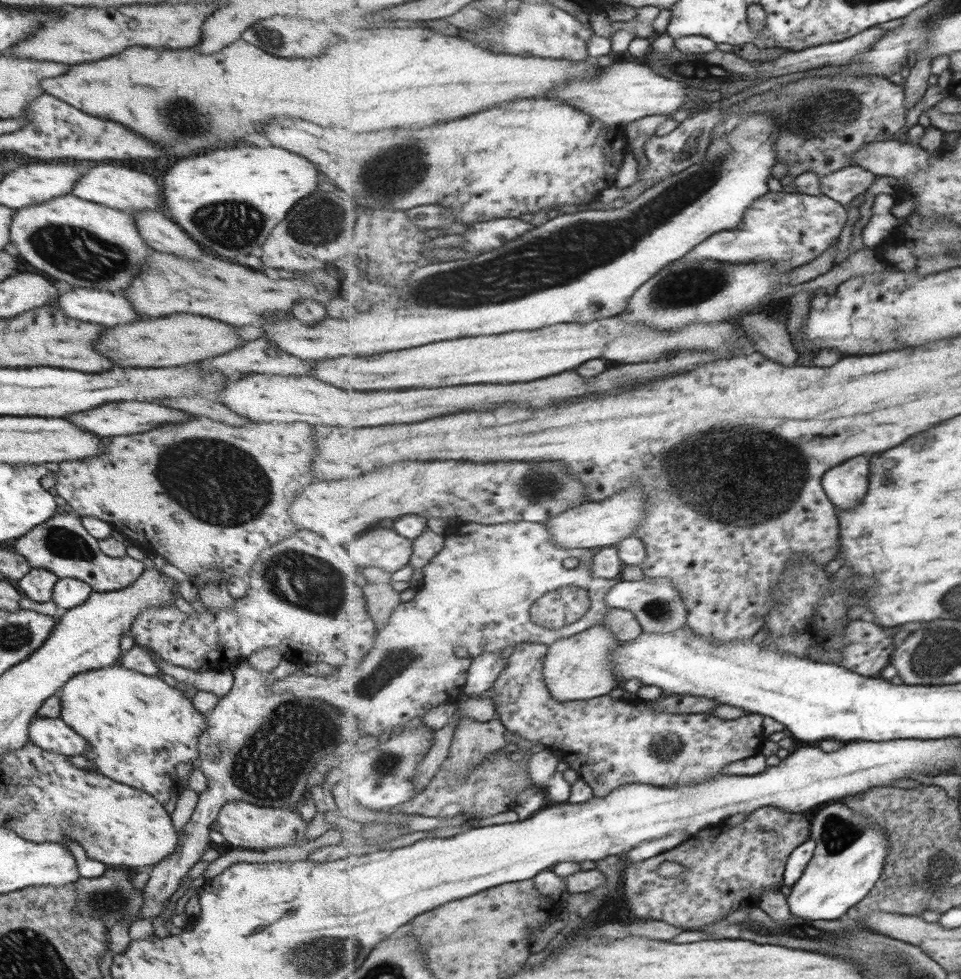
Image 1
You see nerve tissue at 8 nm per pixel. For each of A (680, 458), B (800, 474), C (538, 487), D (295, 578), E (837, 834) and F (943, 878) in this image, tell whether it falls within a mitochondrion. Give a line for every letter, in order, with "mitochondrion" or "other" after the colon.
A: mitochondrion
B: mitochondrion
C: mitochondrion
D: mitochondrion
E: mitochondrion
F: mitochondrion

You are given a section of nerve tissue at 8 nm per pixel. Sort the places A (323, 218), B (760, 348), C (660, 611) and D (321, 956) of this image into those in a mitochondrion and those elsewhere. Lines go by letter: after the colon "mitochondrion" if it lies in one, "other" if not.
A: mitochondrion
B: other
C: mitochondrion
D: mitochondrion

